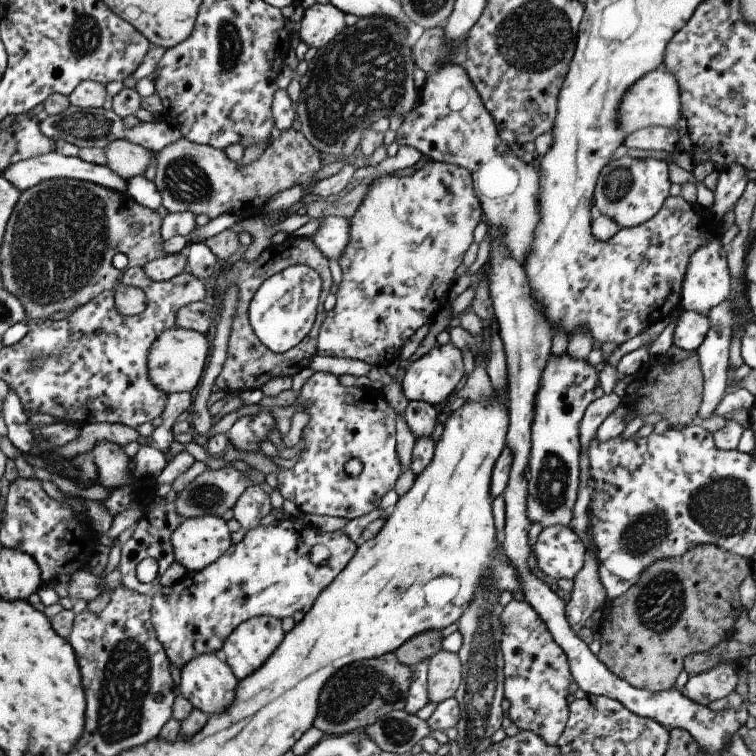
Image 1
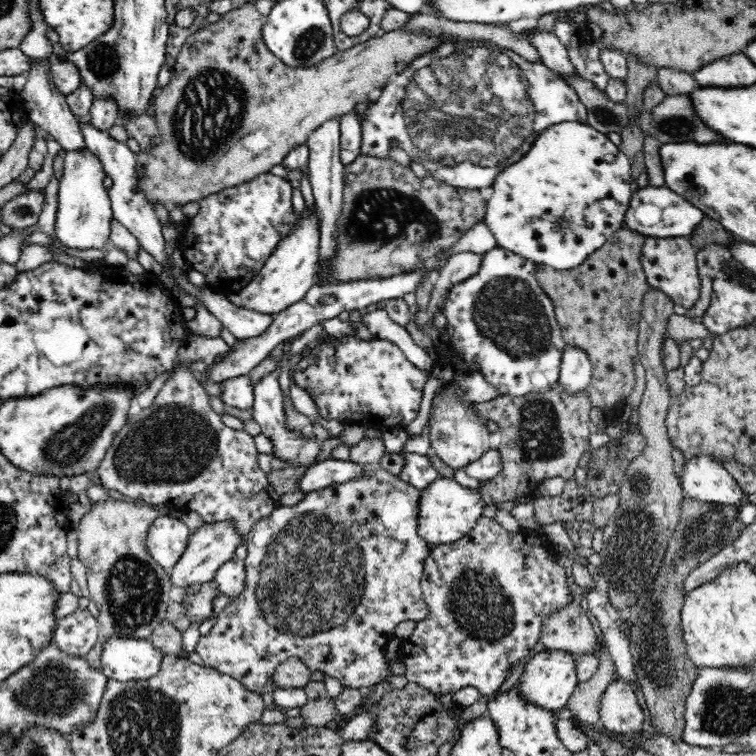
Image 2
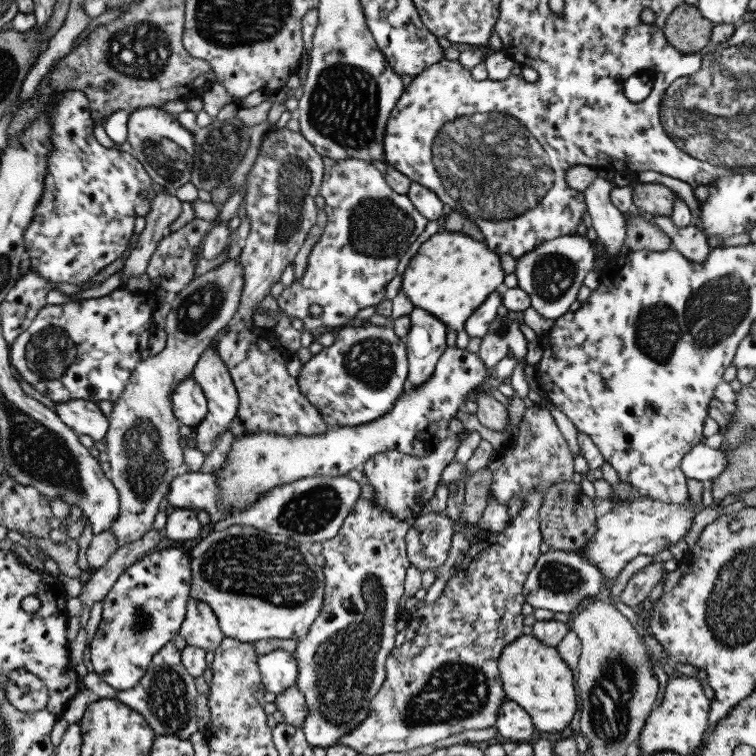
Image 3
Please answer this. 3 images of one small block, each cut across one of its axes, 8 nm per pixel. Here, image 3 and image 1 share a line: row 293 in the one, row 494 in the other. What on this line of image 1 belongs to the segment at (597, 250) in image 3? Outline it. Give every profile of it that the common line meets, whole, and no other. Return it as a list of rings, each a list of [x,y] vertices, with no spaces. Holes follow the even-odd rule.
[[[565,352],[561,356],[550,354],[542,372],[538,394],[534,396],[534,422],[532,422],[531,449],[528,466],[528,518],[543,528],[556,525],[568,527],[580,486],[579,428],[586,408],[596,400],[600,391],[600,378],[588,360],[574,360]]]

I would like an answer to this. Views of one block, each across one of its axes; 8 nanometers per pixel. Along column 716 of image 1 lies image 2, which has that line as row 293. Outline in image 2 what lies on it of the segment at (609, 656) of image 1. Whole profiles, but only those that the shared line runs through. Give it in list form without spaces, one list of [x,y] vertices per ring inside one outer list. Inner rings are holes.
[[[624,227],[616,231],[606,244],[576,268],[557,271],[544,264],[538,264],[536,267],[538,282],[548,298],[552,299],[555,317],[561,326],[564,341],[567,346],[578,347],[584,351],[592,363],[593,373],[585,390],[591,400],[591,406],[604,410],[606,424],[618,424],[617,414],[620,406],[625,404],[622,401],[630,396],[636,384],[634,360],[639,360],[638,325],[642,316],[643,296],[651,289],[640,262],[644,241],[644,235]]]

